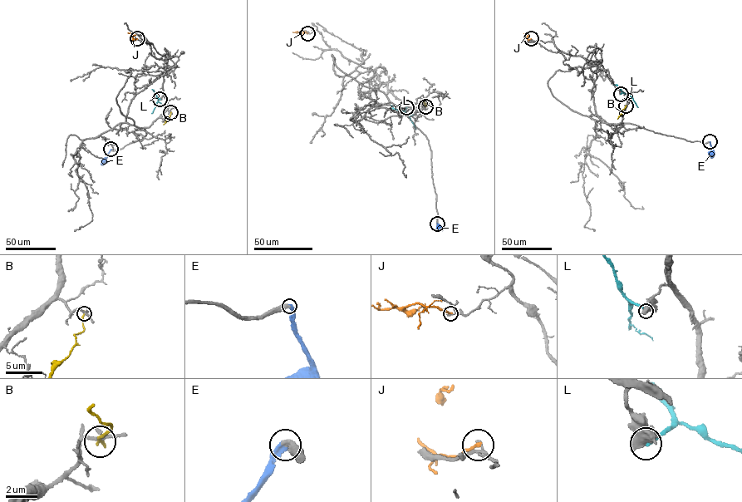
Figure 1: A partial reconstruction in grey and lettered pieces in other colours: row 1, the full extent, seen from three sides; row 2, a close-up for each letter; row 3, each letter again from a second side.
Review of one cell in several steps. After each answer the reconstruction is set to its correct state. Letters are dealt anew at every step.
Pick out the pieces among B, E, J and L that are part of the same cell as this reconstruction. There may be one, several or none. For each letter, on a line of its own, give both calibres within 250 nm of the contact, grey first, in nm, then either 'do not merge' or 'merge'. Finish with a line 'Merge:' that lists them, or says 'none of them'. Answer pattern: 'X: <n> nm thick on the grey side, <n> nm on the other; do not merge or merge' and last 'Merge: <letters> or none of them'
B: 220 nm thick on the grey side, 240 nm on the other; do not merge
E: 400 nm thick on the grey side, 440 nm on the other; merge
J: 130 nm thick on the grey side, 220 nm on the other; do not merge
L: 750 nm thick on the grey side, 240 nm on the other; do not merge
Merge: E

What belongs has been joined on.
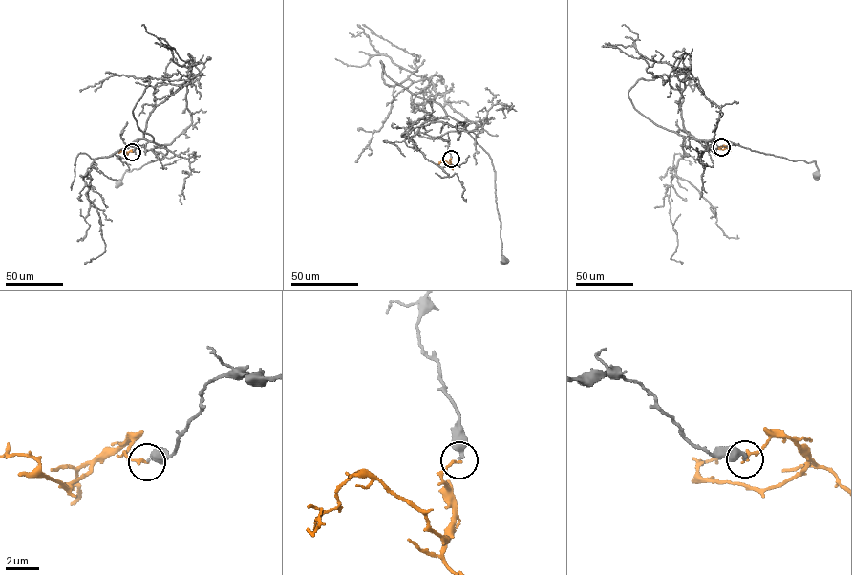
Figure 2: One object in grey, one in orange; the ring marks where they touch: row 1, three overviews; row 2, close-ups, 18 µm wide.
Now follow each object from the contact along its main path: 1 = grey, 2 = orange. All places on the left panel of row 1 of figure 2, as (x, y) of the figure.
1: (132, 152), (143, 144), (146, 150), (164, 145), (167, 152), (162, 158), (140, 168), (126, 170), (119, 183)
2: (132, 152), (118, 152)

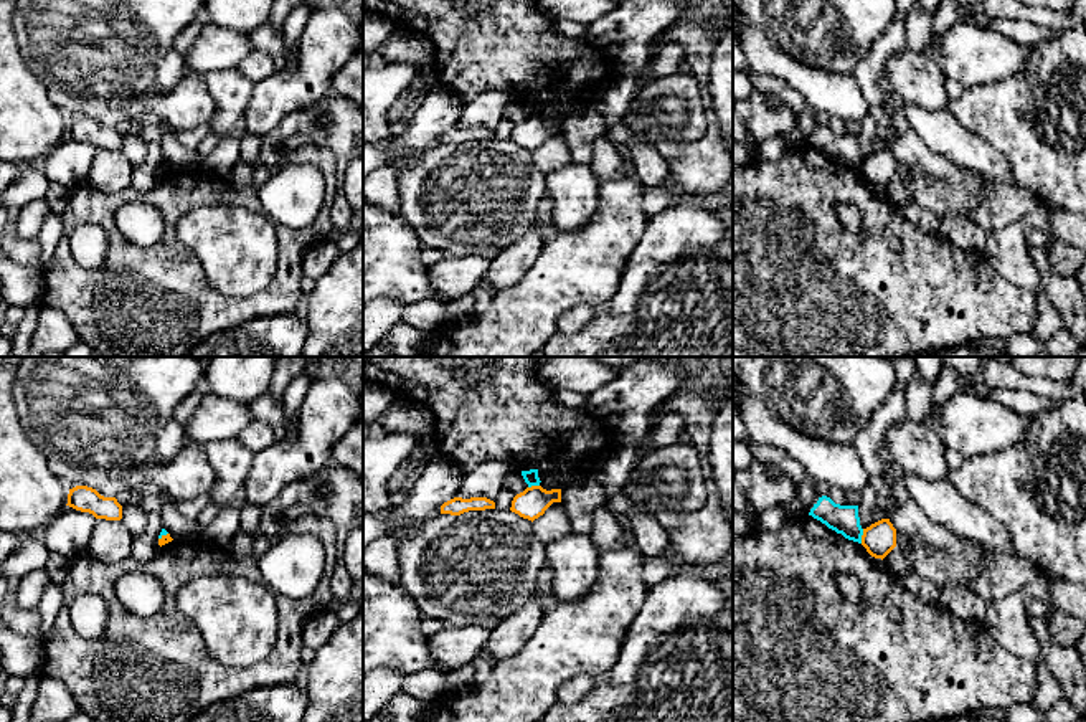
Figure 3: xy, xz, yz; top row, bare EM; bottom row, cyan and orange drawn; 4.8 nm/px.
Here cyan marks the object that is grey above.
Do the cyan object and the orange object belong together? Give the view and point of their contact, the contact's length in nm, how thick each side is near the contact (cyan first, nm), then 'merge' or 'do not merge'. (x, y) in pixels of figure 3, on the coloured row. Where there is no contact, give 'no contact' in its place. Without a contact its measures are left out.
yz (862, 534) | 70 nm | 140/160 nm | do not merge

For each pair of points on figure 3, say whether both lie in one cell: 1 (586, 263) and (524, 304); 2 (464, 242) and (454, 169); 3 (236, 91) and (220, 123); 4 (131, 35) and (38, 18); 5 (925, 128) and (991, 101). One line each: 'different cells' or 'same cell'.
1: same cell
2: same cell
3: same cell
4: same cell
5: different cells

